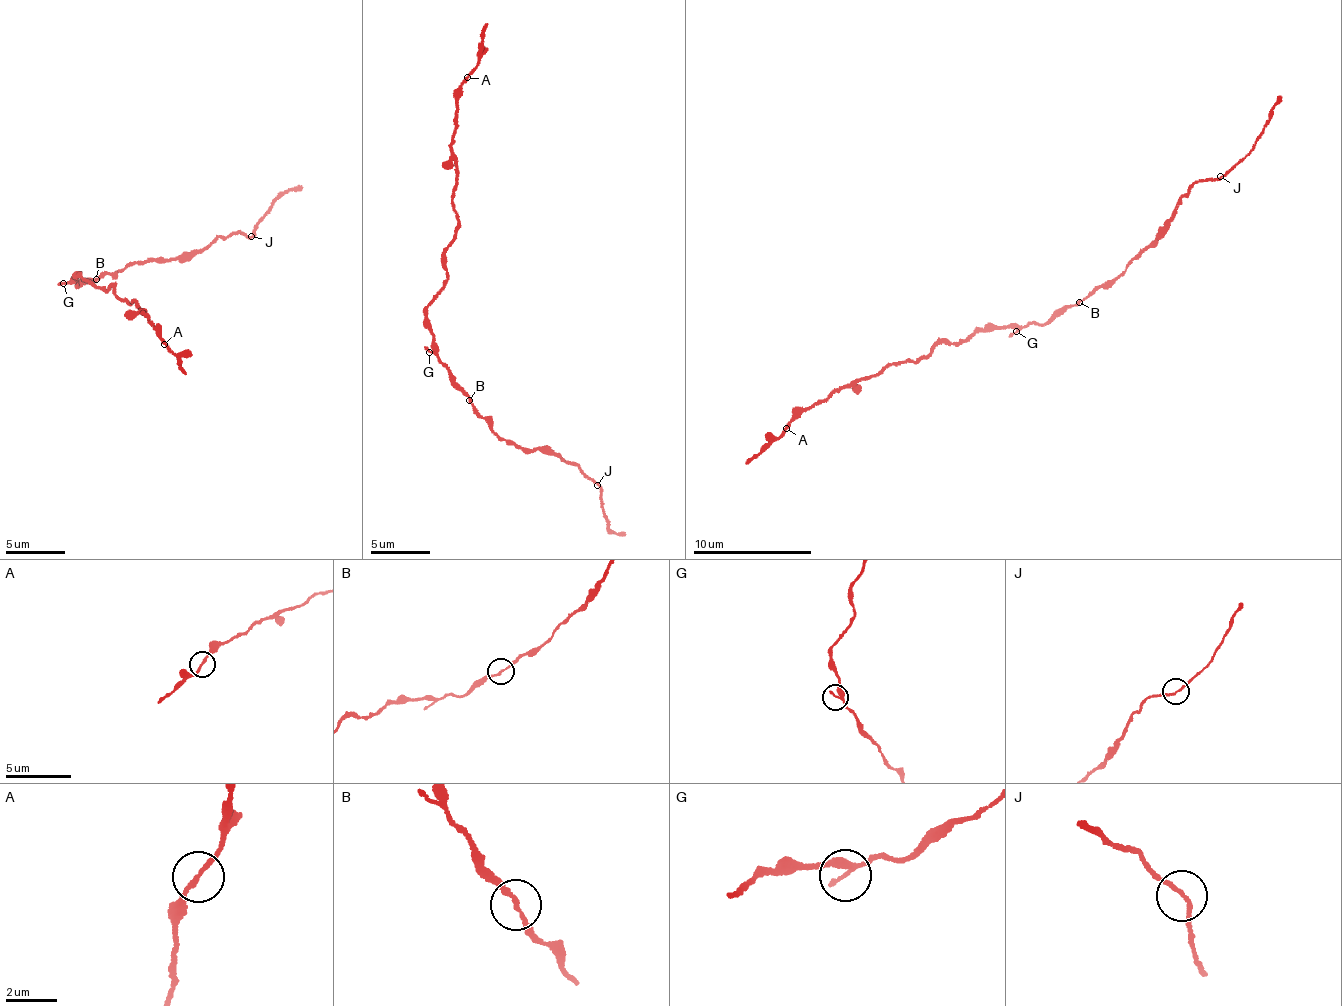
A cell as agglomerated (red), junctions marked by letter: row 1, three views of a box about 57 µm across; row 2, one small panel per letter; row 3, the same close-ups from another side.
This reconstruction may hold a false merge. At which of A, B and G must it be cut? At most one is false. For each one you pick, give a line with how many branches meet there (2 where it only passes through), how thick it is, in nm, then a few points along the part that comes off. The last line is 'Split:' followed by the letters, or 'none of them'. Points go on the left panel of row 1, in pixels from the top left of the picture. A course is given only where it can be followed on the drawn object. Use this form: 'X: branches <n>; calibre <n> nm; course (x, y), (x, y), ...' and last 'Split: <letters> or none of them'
Split: none of them

